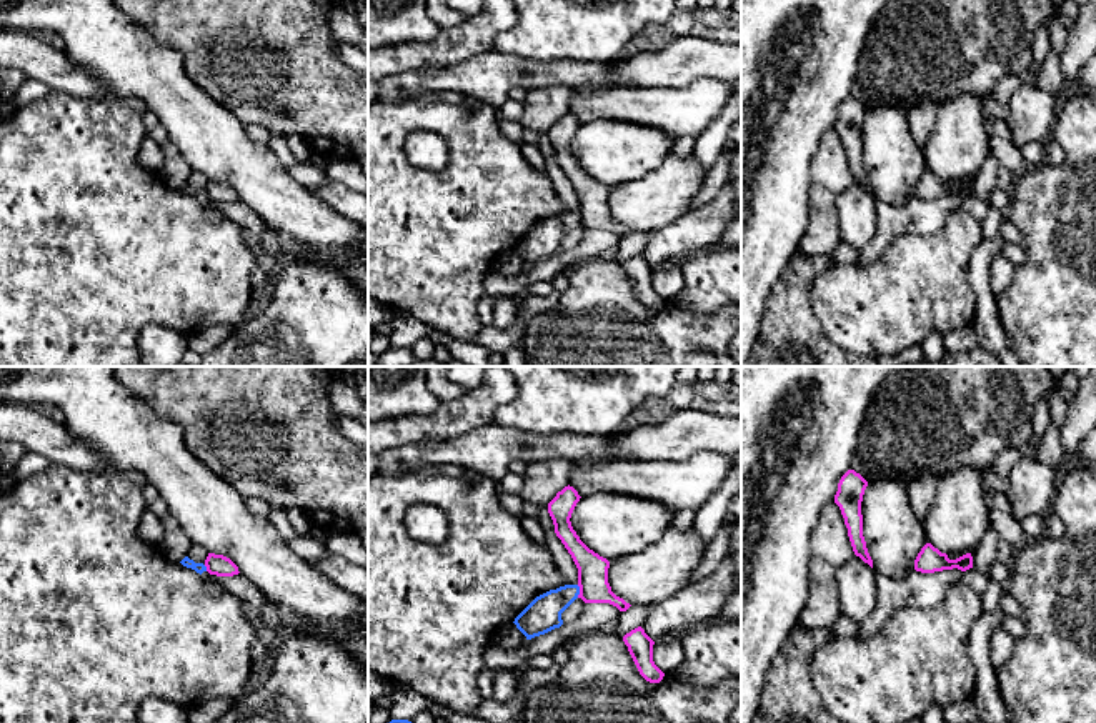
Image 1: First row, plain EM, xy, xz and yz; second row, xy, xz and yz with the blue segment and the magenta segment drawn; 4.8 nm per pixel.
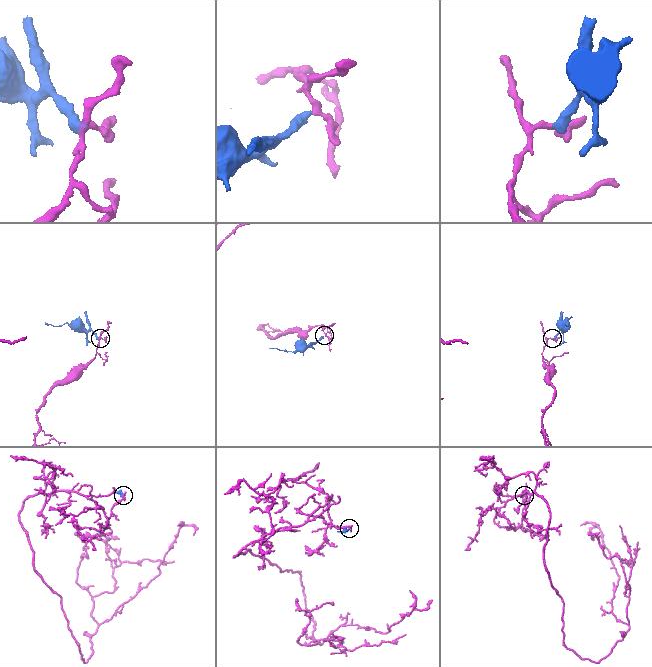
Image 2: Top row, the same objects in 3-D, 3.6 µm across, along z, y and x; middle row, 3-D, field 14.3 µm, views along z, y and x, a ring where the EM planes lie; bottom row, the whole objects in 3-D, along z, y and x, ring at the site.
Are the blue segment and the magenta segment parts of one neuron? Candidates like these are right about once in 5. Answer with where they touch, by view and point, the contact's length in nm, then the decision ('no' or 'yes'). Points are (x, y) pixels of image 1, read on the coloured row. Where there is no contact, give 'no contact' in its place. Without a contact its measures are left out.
contact xz (578, 592); length 60 nm; no

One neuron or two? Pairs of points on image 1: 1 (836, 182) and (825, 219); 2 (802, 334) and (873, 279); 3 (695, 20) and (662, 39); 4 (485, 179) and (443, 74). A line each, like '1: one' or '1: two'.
1: two
2: two
3: one
4: two

